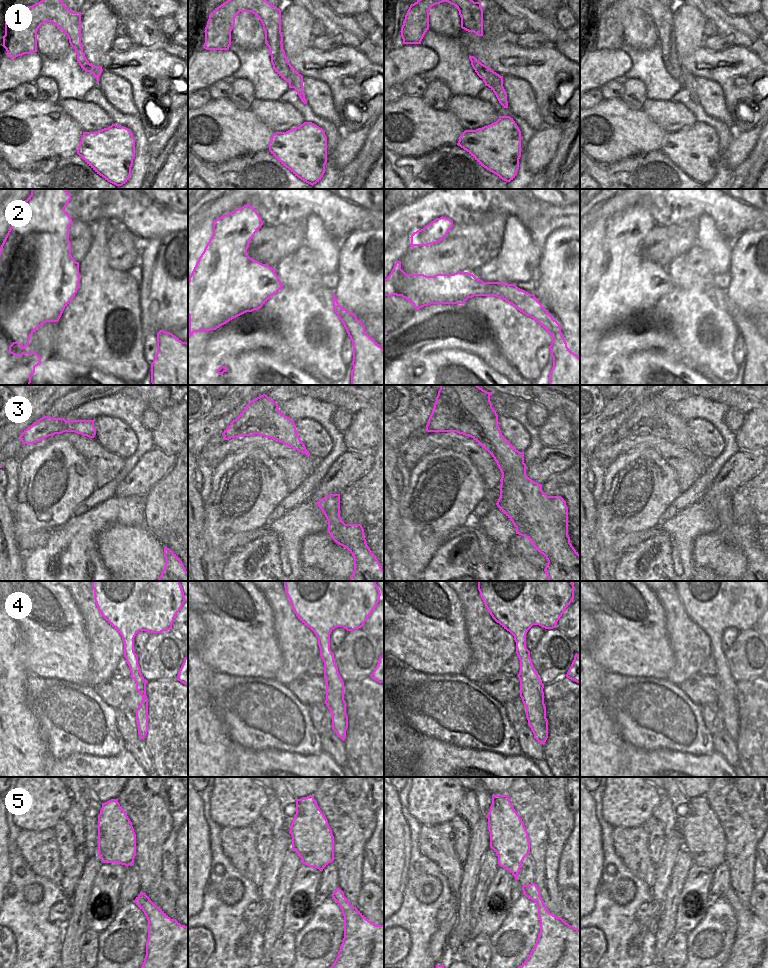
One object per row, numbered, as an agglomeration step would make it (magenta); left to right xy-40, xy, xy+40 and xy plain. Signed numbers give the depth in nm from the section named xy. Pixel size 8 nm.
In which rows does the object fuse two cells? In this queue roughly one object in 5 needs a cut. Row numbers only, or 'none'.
1

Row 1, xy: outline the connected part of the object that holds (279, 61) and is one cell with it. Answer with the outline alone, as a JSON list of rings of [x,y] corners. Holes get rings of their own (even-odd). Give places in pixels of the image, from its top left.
[[[283,43],[279,51],[271,56],[271,63],[275,72],[289,83],[289,88],[294,88],[301,101],[307,104],[303,91],[303,76],[288,62]]]

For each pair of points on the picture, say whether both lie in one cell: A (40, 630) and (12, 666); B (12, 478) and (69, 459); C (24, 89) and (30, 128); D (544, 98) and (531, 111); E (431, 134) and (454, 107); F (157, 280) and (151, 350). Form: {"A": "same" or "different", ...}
{"A": "different", "B": "different", "C": "different", "D": "different", "E": "different", "F": "same"}

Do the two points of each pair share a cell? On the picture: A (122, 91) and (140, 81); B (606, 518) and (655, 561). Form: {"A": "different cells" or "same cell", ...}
{"A": "different cells", "B": "different cells"}

